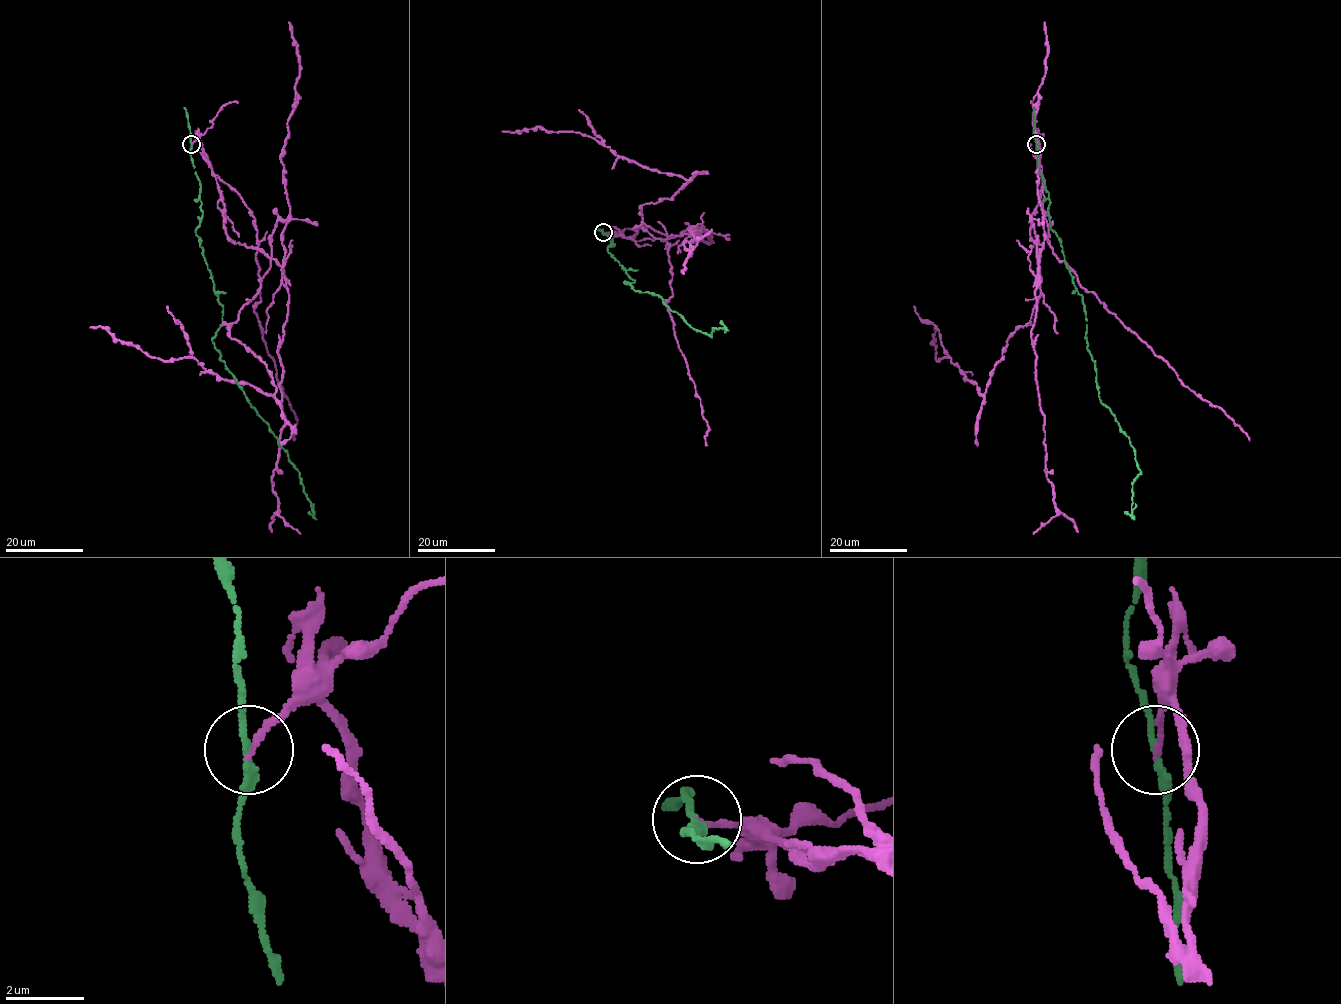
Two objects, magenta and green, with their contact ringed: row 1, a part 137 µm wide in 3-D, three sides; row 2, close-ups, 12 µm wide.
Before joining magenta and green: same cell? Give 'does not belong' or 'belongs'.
does not belong

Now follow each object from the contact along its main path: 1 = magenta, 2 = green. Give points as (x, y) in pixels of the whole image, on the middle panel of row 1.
1: (603, 232), (682, 236), (649, 226), (642, 206), (688, 181), (579, 133), (502, 131)
2: (603, 232), (615, 245), (608, 251), (635, 281), (624, 283), (658, 295), (710, 336), (725, 327), (721, 321)

